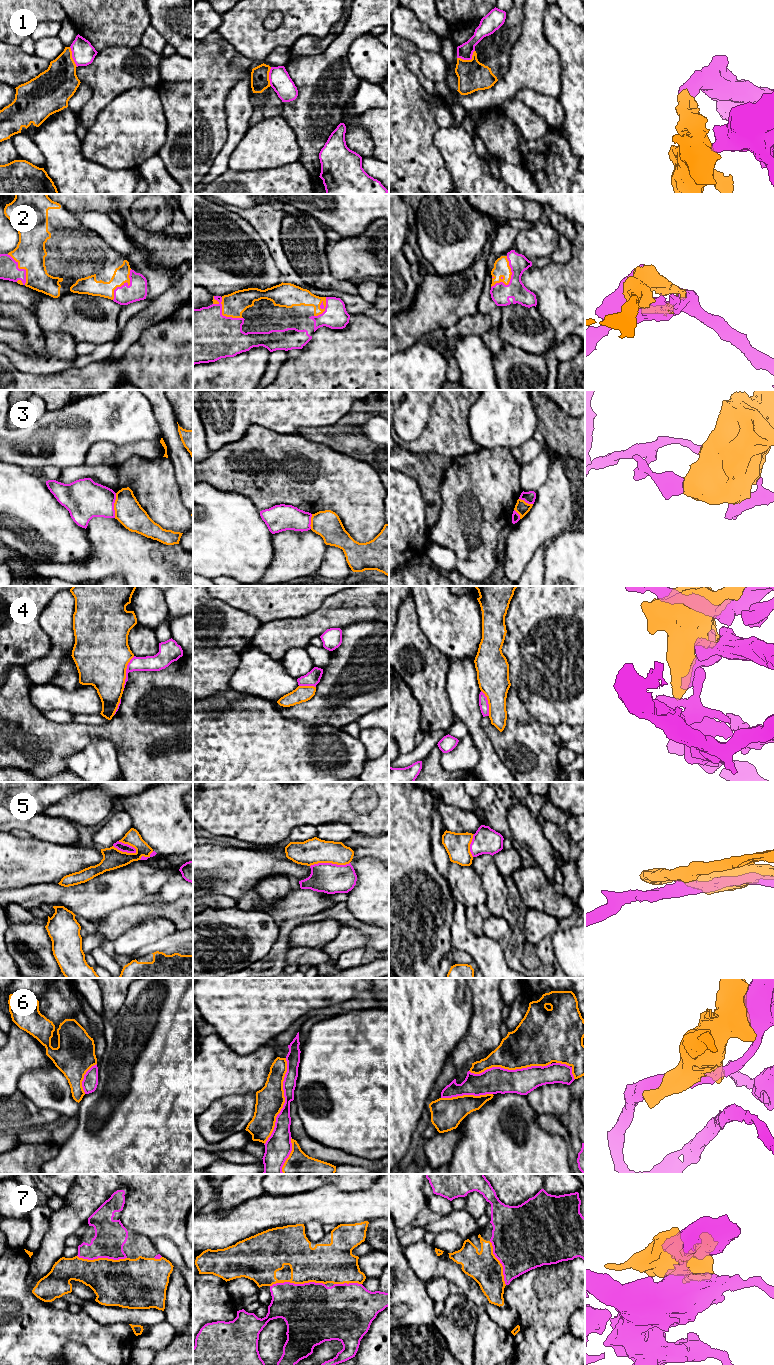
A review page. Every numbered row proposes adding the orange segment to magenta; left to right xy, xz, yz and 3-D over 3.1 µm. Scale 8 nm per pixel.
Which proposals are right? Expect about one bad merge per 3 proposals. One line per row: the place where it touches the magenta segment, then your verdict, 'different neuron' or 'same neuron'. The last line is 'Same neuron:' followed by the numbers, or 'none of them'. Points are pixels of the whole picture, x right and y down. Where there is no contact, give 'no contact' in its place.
1: meets magenta in yz at (468, 59); different neuron
2: meets magenta in xz at (222, 315); same neuron
3: meets magenta in xy at (113, 505); different neuron
4: meets magenta in xy at (126, 672); different neuron
5: meets magenta in xy at (125, 851); different neuron
6: meets magenta in xz at (285, 1101); same neuron
7: meets magenta in xz at (297, 1284); same neuron
Same neuron: 2, 6, 7

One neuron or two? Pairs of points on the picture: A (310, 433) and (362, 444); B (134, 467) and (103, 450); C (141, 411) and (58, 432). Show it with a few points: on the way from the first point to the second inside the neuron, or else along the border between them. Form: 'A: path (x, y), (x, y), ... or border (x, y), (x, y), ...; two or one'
A: path (323, 437), (349, 444); one
B: border (147, 458), (132, 456), (116, 466); two
C: path (120, 415), (89, 419), (79, 425); one

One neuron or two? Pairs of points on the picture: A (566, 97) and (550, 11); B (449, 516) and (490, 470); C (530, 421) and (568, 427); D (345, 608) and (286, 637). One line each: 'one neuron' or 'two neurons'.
A: one neuron
B: one neuron
C: two neurons
D: one neuron

